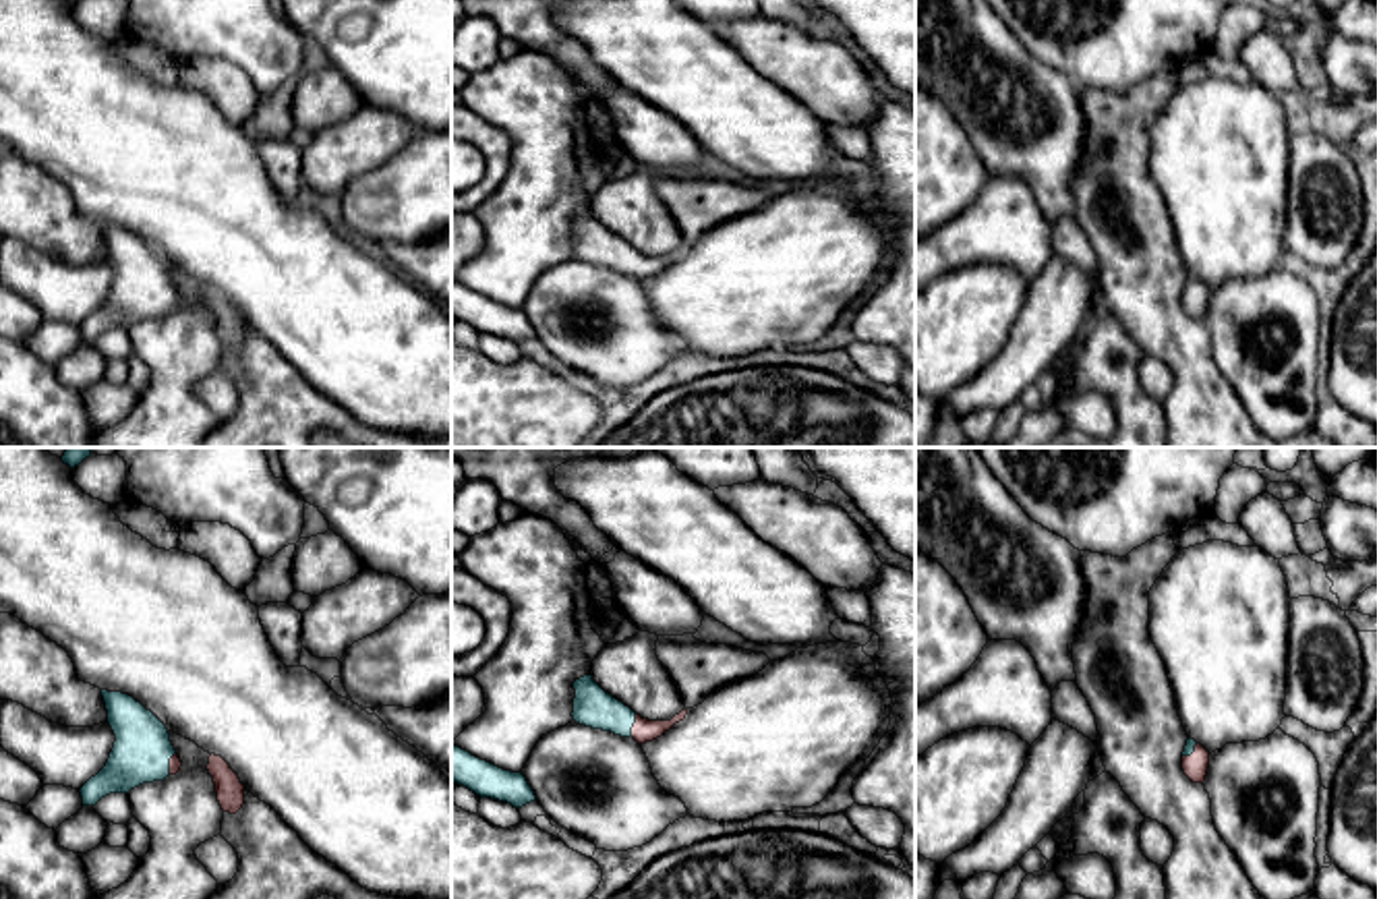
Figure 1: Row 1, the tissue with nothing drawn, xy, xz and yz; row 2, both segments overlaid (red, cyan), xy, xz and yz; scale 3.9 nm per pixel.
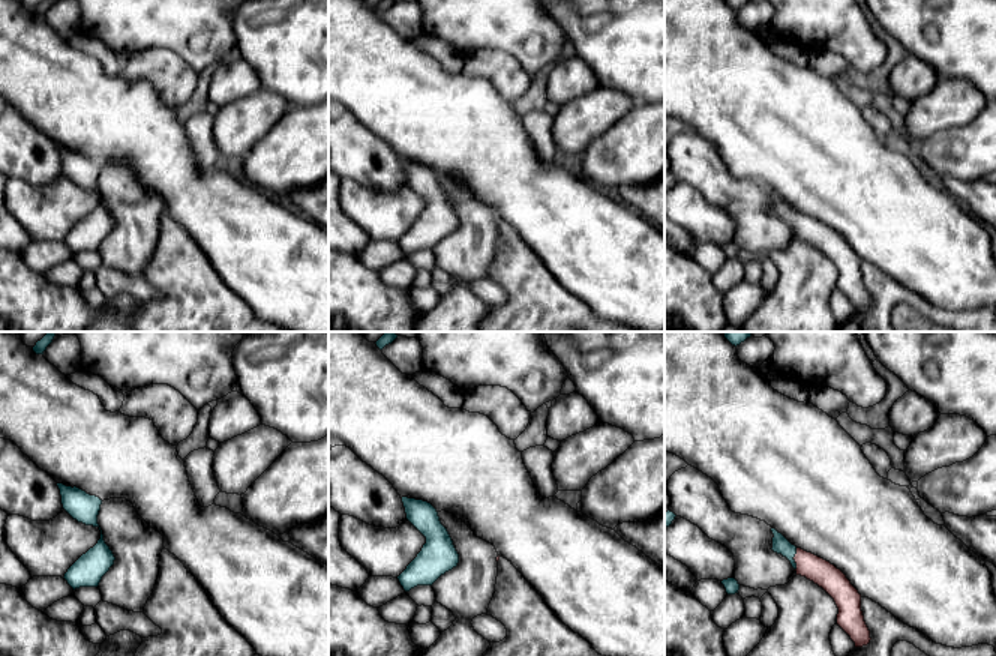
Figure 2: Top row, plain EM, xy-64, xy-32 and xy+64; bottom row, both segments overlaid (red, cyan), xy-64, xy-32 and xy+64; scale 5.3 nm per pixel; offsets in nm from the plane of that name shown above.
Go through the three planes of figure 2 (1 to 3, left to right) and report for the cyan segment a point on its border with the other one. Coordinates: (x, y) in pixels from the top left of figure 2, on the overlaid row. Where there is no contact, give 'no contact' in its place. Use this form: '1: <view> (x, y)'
1: no contact
2: no contact
3: xy+64 (794, 559)

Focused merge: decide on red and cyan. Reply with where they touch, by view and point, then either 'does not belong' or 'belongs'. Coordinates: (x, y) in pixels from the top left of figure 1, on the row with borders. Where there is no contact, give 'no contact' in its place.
contact xz (634, 726); belongs

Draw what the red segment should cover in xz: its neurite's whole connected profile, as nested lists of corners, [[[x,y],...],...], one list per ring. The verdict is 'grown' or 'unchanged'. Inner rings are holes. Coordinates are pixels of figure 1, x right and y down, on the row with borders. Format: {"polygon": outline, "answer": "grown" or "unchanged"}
{"polygon": [[[592,675],[574,682],[574,721],[592,729],[611,731],[621,737],[634,737],[638,744],[652,742],[683,721],[687,708],[671,721],[648,721],[636,715],[629,706],[607,694]]], "answer": "grown"}

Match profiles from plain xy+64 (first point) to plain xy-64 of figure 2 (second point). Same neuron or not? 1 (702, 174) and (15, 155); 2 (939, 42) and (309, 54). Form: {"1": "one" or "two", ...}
{"1": "one", "2": "one"}

